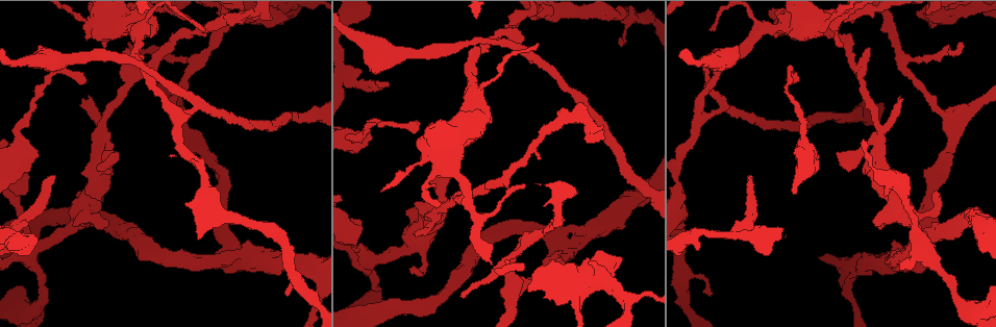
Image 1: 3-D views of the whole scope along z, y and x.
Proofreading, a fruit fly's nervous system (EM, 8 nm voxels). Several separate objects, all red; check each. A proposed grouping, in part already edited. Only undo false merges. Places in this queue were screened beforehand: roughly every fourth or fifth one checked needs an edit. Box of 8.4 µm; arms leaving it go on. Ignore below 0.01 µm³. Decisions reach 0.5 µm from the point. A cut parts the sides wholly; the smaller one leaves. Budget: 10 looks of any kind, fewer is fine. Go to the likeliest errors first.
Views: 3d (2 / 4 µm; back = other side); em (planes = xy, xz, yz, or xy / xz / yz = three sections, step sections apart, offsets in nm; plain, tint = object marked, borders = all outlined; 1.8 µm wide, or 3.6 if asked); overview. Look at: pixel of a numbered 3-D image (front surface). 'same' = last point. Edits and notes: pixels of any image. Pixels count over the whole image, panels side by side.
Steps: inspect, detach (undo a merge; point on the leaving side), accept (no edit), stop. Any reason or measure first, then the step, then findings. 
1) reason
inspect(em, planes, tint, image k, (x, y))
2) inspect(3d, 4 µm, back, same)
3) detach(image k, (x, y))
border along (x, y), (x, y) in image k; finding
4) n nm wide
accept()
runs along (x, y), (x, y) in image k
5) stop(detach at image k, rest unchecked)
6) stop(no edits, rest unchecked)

a fork
inspect(3d, 4 µm, back, image 1, (566, 244))

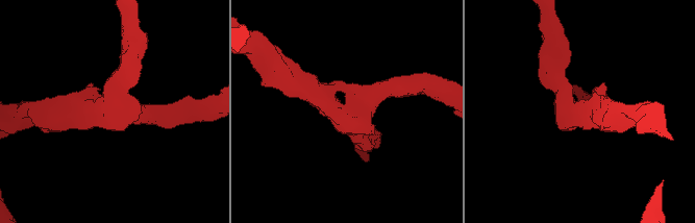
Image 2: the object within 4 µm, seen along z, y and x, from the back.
3 arms; arms of 240, 300, 420 nm
inspect(em, planes, tint, image 2, (580, 110))

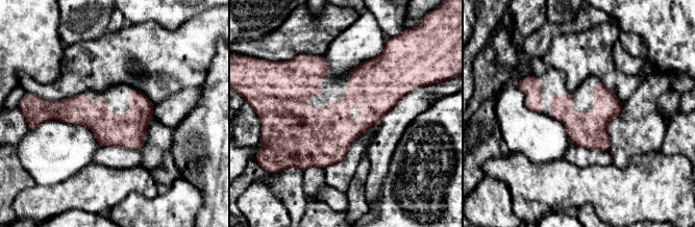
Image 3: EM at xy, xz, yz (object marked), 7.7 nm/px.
260 nm wide
accept()
continuous, no second neuron

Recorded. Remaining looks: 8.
three-way junction
inspect(em, planes, tint, image 1, (101, 128))

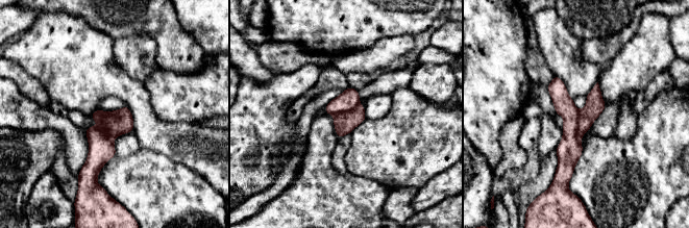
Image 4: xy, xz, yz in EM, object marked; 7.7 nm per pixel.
200 nm wide
detach(image 4, (122, 122))
border along (114, 111), (108, 124), (113, 138) in image 4; a second neuron is stuck on

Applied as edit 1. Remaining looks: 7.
redraw
inspect(overview)

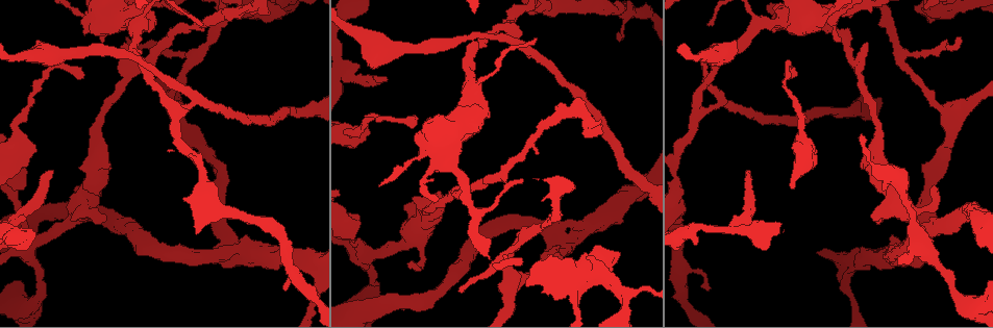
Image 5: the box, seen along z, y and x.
sudden change in width
inspect(3d, 4 µm, image 5, (360, 34))

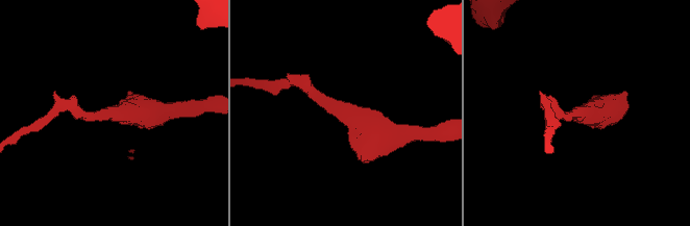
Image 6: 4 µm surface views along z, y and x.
arms of 200, 480 nm
inspect(em, 3.6 µm, planes, tint, image 6, (346, 110))

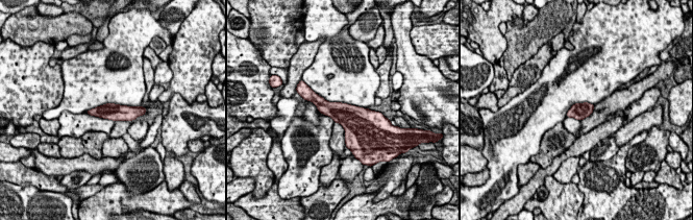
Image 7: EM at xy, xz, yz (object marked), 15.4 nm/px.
260 nm wide
accept()
all the same neuron

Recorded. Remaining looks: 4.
calibre changes
inspect(3d, 4 µm, image 5, (472, 92))

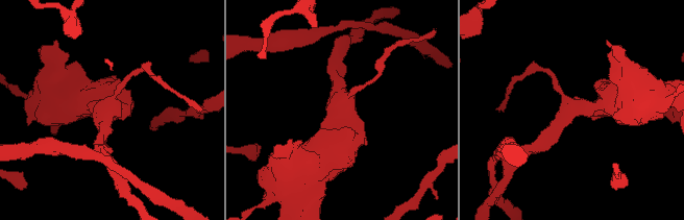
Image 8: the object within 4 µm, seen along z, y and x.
3 arms
inspect(em, yz, step 4, tint, image 8, (573, 106))

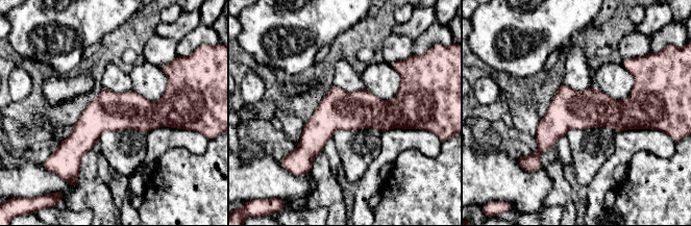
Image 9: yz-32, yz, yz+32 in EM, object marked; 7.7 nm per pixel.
inspect(em, planes, tint, same)

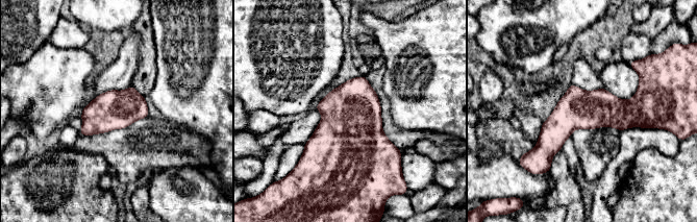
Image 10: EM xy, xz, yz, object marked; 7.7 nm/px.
300 nm wide
accept()
all the same neuron

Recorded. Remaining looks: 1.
stop(detach at image 4, rest unchecked)

